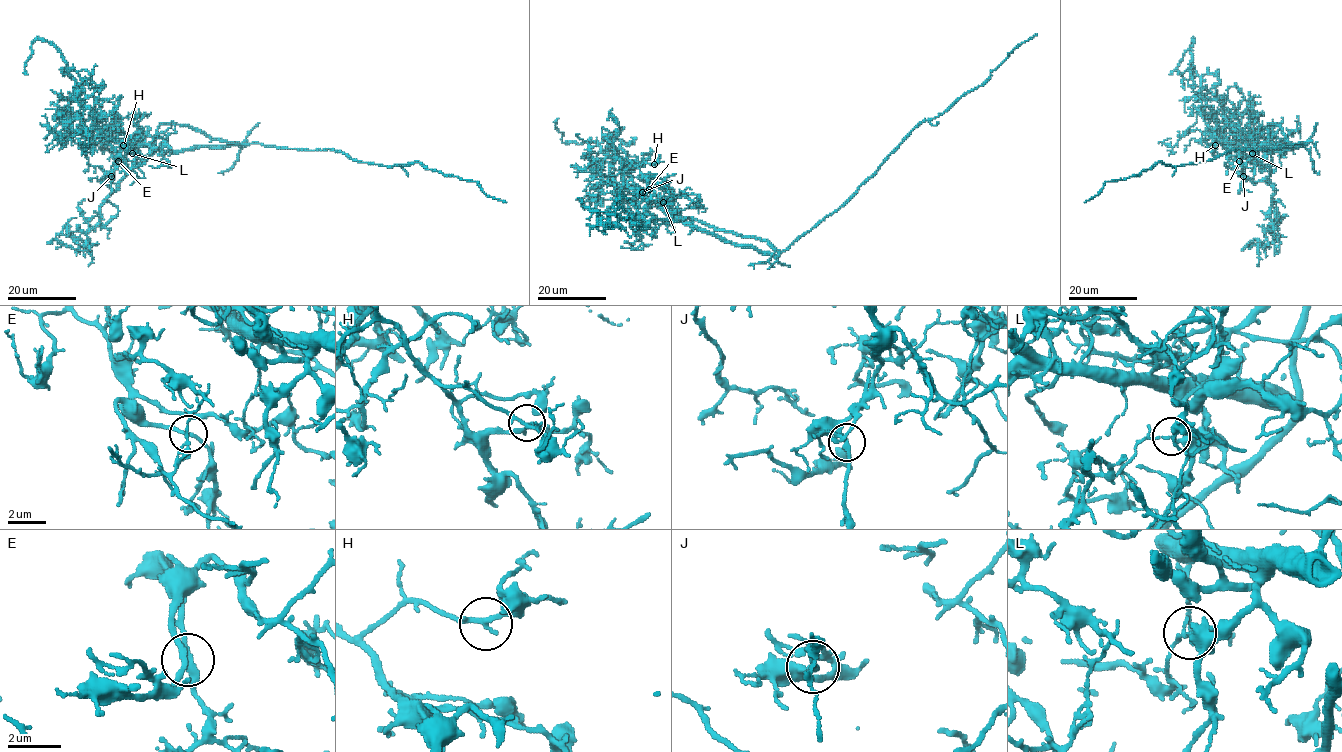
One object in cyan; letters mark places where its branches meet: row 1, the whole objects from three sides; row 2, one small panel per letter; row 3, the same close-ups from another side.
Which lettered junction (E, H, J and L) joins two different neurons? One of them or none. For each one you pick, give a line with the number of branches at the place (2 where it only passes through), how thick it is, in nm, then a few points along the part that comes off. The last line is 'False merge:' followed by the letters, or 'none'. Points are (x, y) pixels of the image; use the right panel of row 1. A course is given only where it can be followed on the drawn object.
L: branches 2; calibre 200 nm; course (1252, 153), (1232, 156), (1207, 125), (1202, 88), (1219, 102), (1211, 127), (1271, 182)
False merge: L

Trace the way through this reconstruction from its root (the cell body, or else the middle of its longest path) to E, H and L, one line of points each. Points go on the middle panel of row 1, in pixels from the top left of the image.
E: (776, 255), (725, 243), (677, 221), (666, 212), (669, 208), (664, 202), (652, 198), (648, 180), (649, 189)
H: (776, 255), (725, 243), (677, 221), (664, 202), (652, 198), (638, 167), (643, 162), (654, 164)
L: (776, 255), (725, 243), (679, 222), (666, 212), (669, 208), (662, 202)

